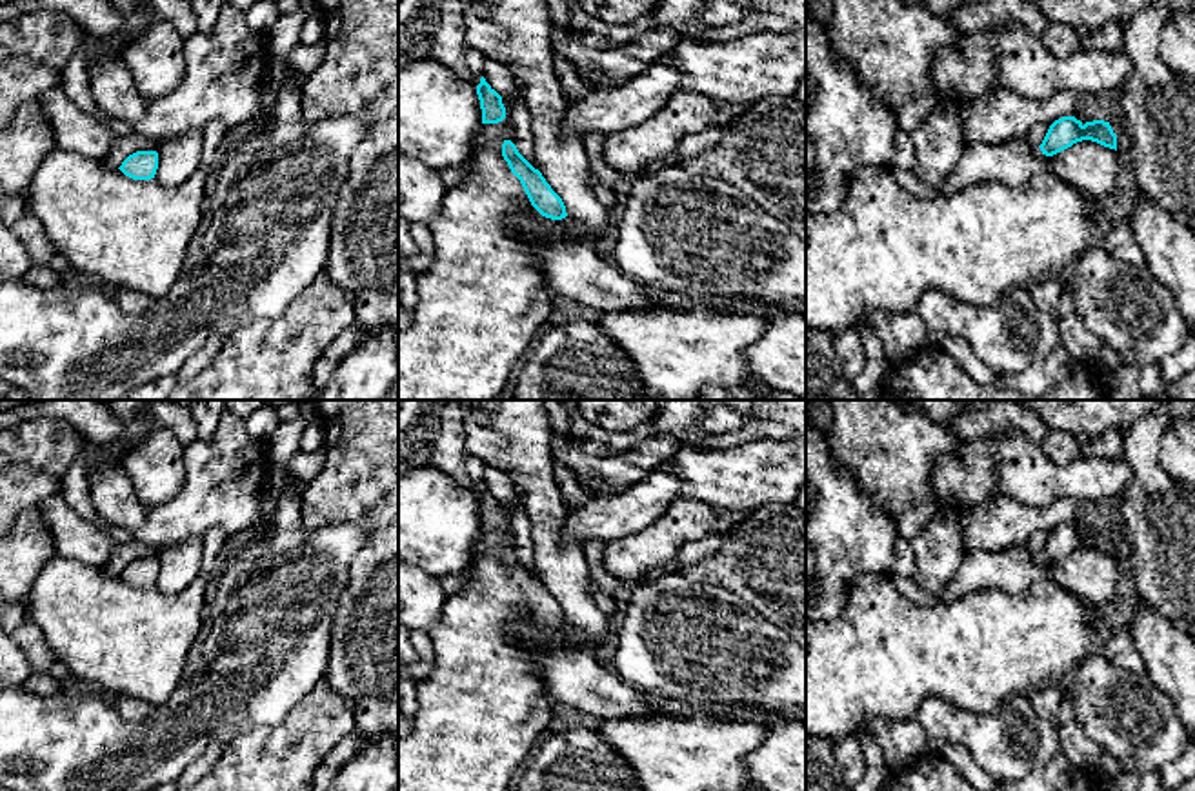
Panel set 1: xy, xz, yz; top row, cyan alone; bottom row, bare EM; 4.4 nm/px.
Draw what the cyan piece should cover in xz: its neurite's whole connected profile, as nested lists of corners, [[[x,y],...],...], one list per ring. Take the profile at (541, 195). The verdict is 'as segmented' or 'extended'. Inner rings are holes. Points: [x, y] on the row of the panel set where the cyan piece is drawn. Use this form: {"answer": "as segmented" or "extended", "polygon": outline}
{"answer": "as segmented", "polygon": [[[504,140],[502,156],[511,173],[520,180],[531,205],[546,218],[562,220],[567,216],[562,198],[551,189],[542,173],[535,169],[511,140]]]}

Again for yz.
{"answer": "as segmented", "polygon": [[[1062,116],[1055,120],[1039,147],[1042,155],[1053,156],[1082,140],[1091,140],[1117,151],[1117,135],[1110,122],[1093,120],[1082,124],[1075,116]]]}

